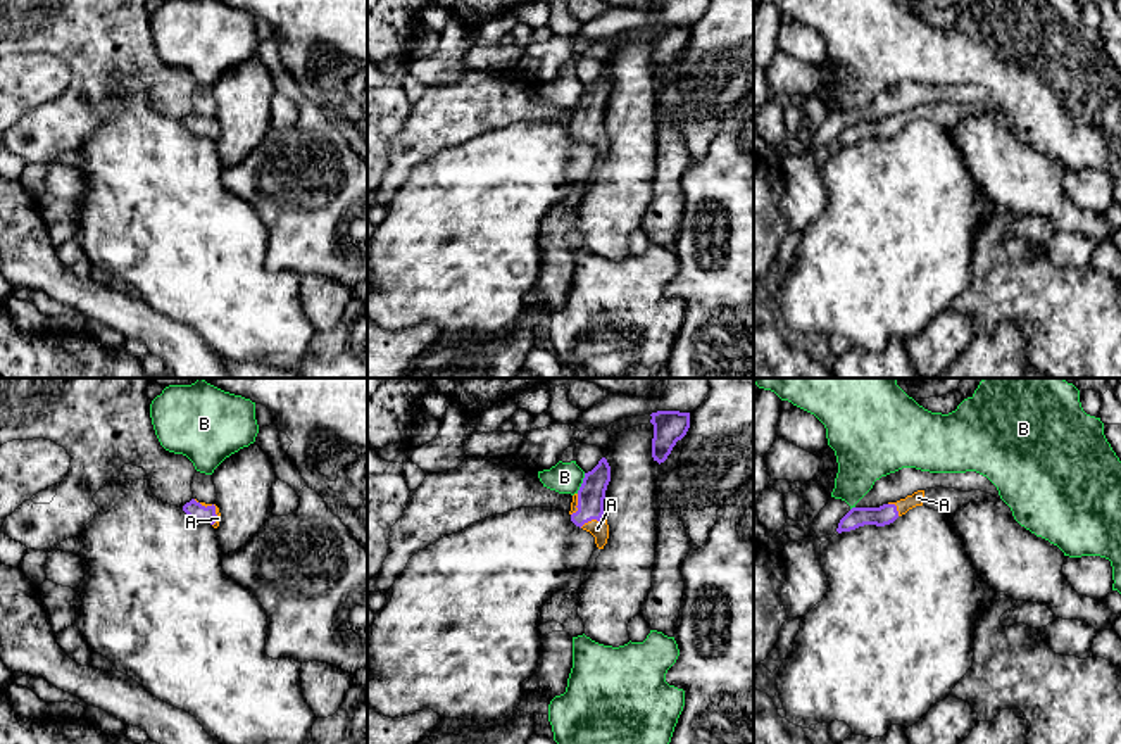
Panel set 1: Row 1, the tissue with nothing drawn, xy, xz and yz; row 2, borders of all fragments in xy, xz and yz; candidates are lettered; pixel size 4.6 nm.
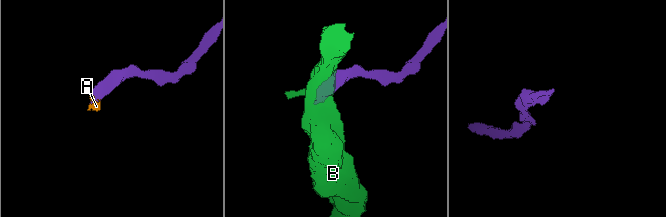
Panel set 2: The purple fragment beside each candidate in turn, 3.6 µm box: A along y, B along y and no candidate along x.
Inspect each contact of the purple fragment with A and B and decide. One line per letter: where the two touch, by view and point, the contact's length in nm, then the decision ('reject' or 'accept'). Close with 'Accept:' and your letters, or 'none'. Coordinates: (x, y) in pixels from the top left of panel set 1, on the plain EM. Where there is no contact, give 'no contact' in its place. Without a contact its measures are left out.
A: xz (592, 132) | 140 nm | accept
B: xz (582, 97) | 100 nm | reject
Accept: A

